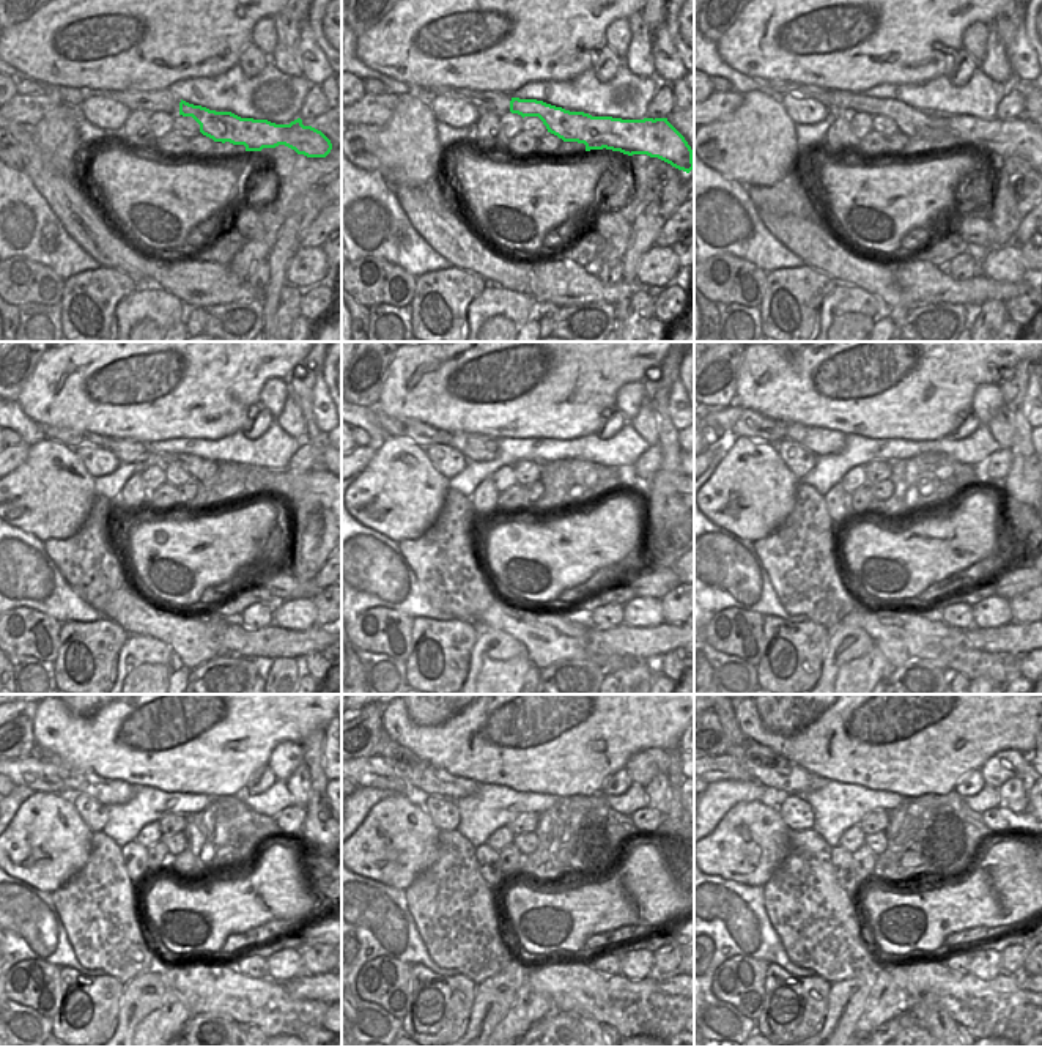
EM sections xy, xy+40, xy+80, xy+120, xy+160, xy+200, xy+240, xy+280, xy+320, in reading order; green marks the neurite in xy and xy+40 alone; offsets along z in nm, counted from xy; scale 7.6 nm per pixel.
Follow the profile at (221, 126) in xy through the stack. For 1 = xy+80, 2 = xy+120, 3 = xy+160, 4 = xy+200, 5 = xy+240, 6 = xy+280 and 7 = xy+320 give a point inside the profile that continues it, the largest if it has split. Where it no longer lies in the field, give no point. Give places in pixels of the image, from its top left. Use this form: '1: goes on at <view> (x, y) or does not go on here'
1: goes on at xy+80 (997, 137)
2: goes on at xy+120 (296, 487)
3: goes on at xy+160 (480, 447)
4: goes on at xy+200 (820, 441)
5: goes on at xy+240 (107, 792)
6: goes on at xy+280 (421, 773)
7: goes on at xy+320 (773, 770)

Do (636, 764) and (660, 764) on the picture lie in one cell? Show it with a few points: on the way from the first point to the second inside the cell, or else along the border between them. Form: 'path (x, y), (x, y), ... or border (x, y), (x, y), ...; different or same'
path (642, 764), (654, 764); same

